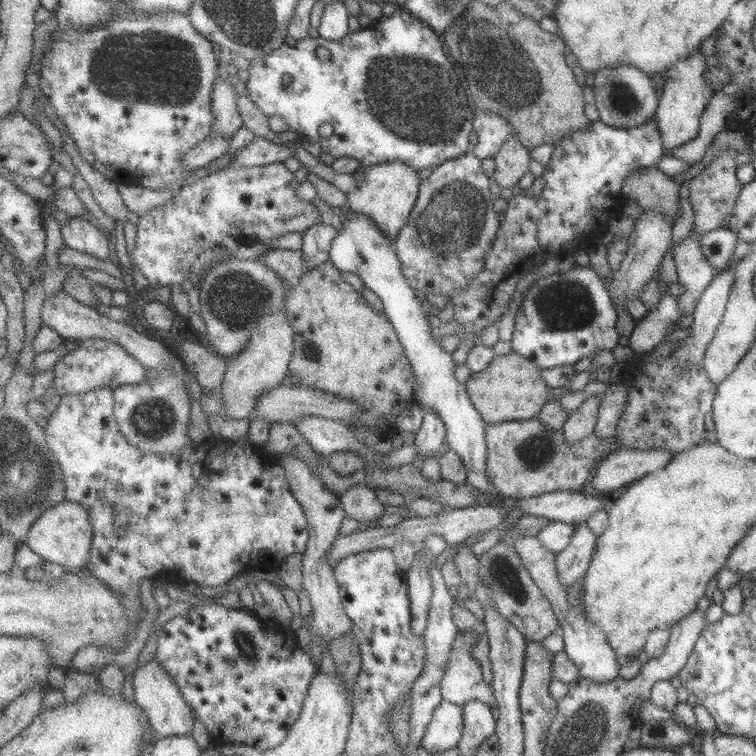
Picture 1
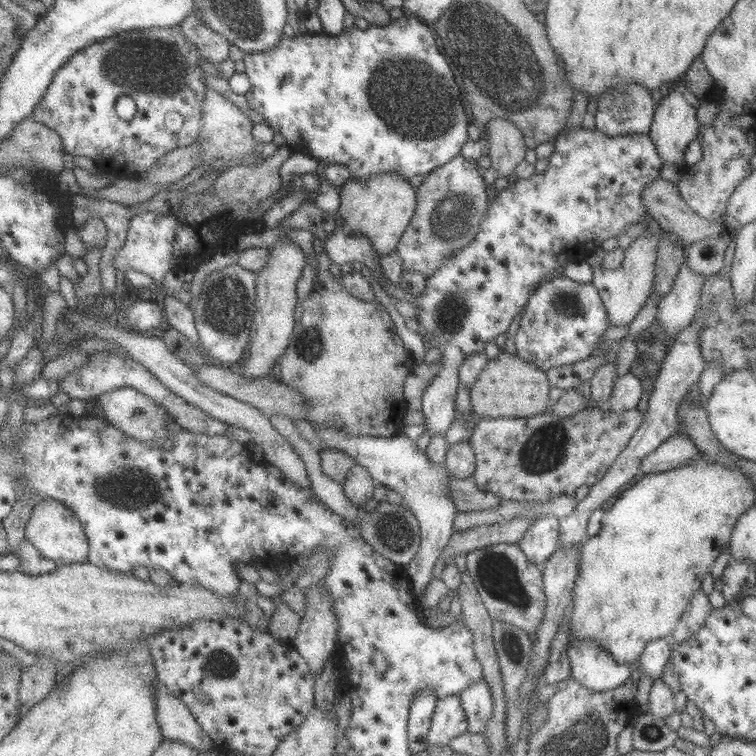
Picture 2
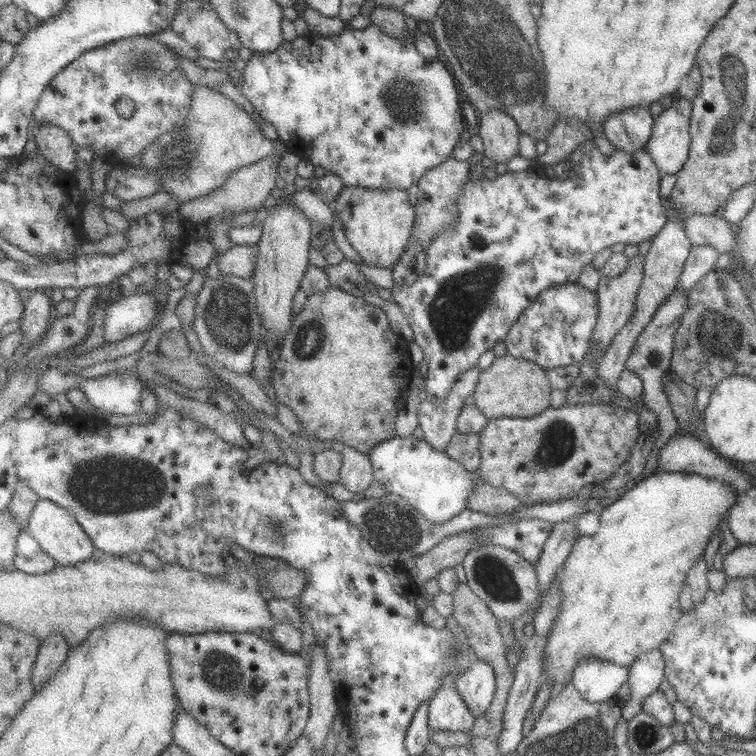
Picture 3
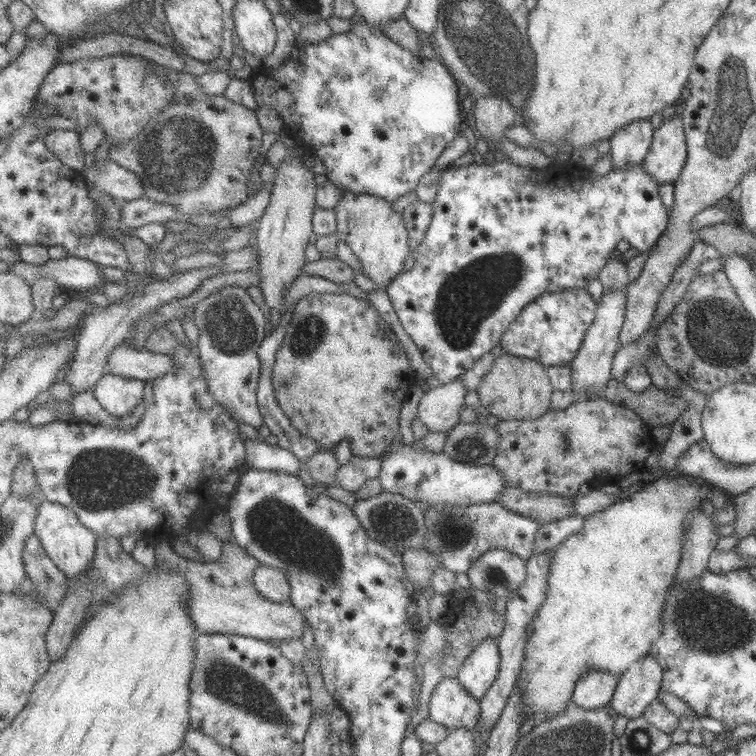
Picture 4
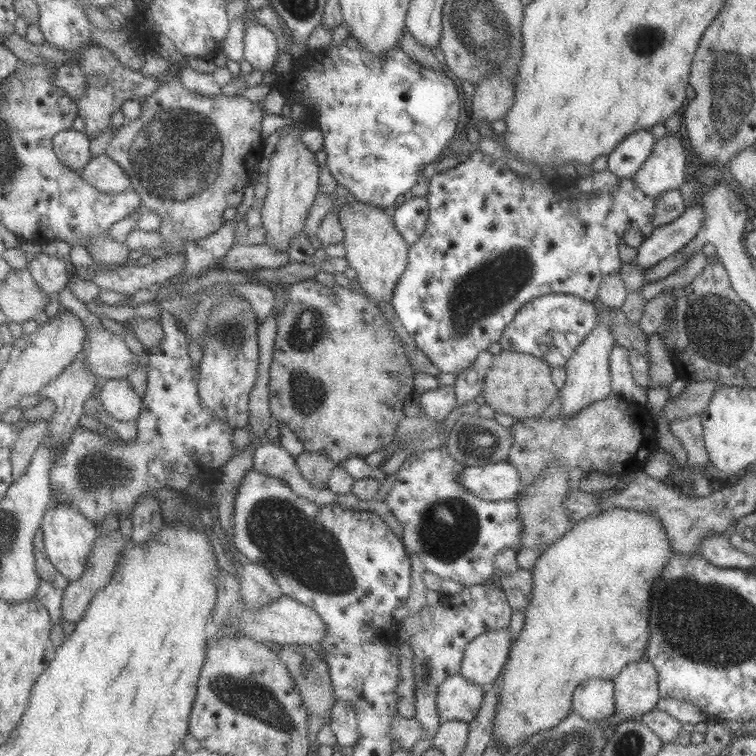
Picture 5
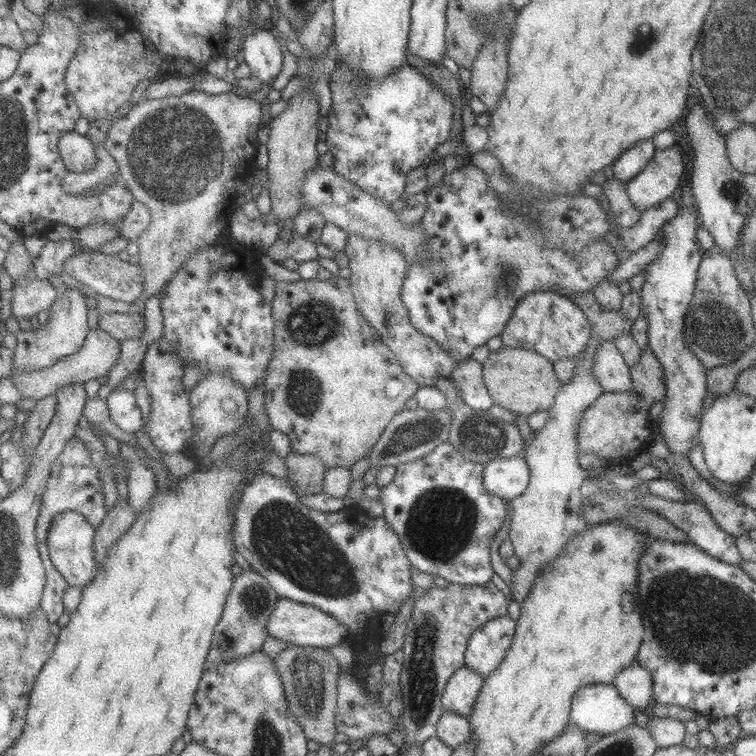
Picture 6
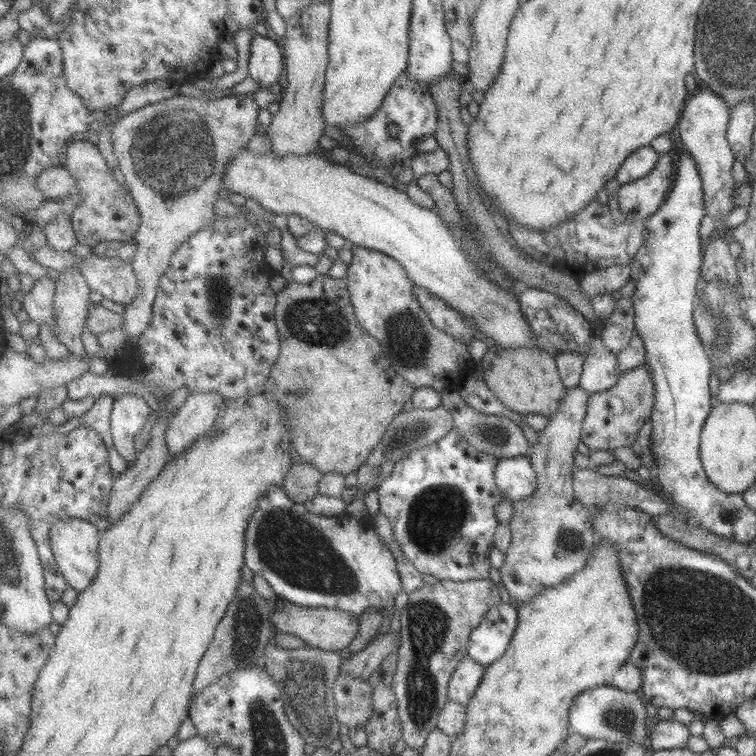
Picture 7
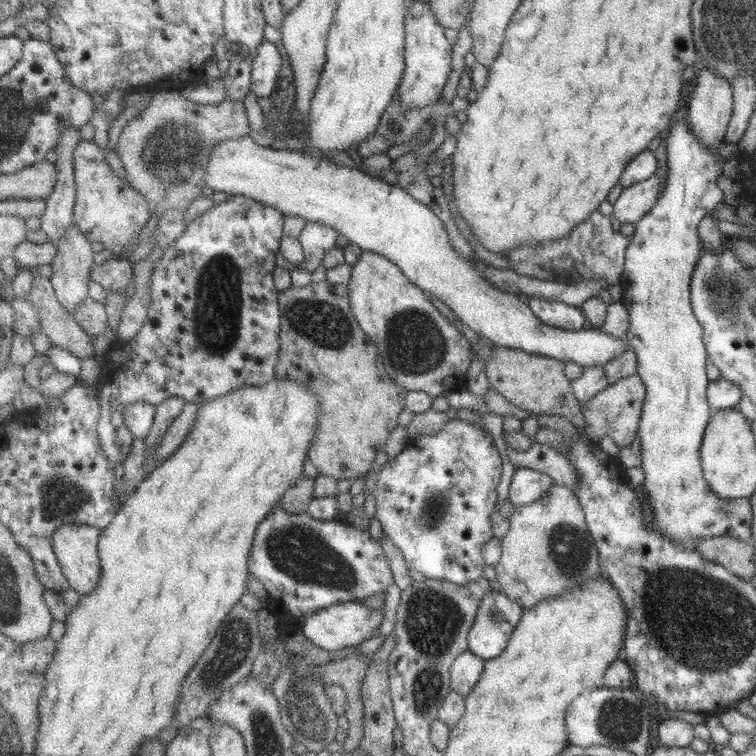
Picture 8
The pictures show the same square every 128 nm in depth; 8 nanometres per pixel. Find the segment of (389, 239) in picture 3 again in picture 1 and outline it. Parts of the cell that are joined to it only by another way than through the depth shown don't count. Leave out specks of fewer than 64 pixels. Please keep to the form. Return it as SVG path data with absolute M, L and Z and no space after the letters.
M287 141L281 144L292 148L294 156L304 164L310 173L319 175L323 180L346 192L350 200L348 208L360 215L370 216L395 242L402 228L411 218L420 195L422 179L419 178L419 171L415 170L411 164L402 160L394 160L389 163L375 164L371 167L361 166L355 173L339 174L331 168L331 165L323 164L318 156L312 155L300 141Z

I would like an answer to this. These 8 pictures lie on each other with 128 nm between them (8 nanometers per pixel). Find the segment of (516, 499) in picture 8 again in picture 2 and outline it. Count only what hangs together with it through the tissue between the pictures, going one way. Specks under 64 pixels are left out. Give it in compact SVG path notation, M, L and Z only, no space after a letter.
M315 426L313 428L318 436L323 439L327 449L347 453L357 463L367 468L377 483L400 492L404 496L404 504L411 508L414 516L419 519L422 528L421 550L406 566L407 575L413 585L412 593L417 597L419 603L434 578L435 562L439 562L439 558L442 557L451 542L452 536L456 533L455 519L460 513L455 501L448 495L450 491L449 480L452 479L452 476L446 469L446 464L435 464L427 456L427 450L425 453L419 451L415 442L406 436L394 438L371 435L347 436L345 432L339 432L339 430Z

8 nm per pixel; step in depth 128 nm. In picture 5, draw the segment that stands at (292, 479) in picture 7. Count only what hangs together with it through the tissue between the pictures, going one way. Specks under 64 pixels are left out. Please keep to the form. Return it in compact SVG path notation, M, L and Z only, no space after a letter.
M309 451L297 456L296 459L302 475L317 488L322 489L327 488L333 471L339 465L327 455Z

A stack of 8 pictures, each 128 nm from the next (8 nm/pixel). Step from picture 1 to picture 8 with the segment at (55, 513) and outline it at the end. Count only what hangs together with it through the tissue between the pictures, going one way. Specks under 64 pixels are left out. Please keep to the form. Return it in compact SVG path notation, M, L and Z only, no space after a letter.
M63 523L54 534L54 552L73 589L82 595L90 595L102 579L102 560L98 544L102 529L79 523Z

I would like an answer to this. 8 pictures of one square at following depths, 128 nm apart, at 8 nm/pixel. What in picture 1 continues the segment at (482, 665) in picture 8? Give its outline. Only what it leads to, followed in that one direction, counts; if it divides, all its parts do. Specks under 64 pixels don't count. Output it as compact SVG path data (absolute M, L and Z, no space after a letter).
M444 698L434 712L432 721L422 738L421 746L434 755L451 750L458 746L465 729L464 706Z

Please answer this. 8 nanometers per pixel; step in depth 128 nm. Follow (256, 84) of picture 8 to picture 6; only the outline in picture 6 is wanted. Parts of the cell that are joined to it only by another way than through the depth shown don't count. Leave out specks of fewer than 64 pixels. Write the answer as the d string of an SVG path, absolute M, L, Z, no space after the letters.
M258 29L241 44L245 62L261 82L275 78L283 70L283 50L275 32Z

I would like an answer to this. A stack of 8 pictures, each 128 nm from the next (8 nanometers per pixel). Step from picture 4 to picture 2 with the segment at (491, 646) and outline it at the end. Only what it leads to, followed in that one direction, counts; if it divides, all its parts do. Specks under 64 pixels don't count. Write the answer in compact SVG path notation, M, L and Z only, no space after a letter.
M484 679L459 694L468 716L469 731L473 734L484 732L494 715L494 692L489 686Z

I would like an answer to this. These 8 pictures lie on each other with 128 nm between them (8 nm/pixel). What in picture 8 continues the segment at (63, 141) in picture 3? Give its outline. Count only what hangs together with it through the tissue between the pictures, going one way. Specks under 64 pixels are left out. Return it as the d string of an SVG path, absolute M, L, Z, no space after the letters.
M82 140L75 148L74 164L78 199L74 210L74 224L91 242L100 242L113 252L113 256L121 256L127 252L127 244L136 242L135 238L145 230L147 222L153 214L150 201L135 189L125 178L119 178L115 170L109 166L103 148L93 140Z

